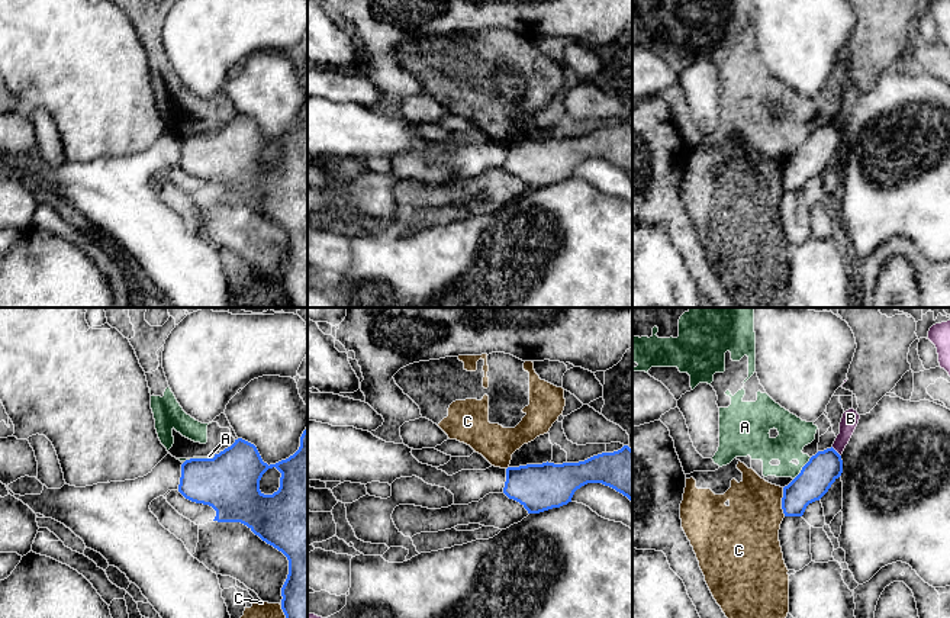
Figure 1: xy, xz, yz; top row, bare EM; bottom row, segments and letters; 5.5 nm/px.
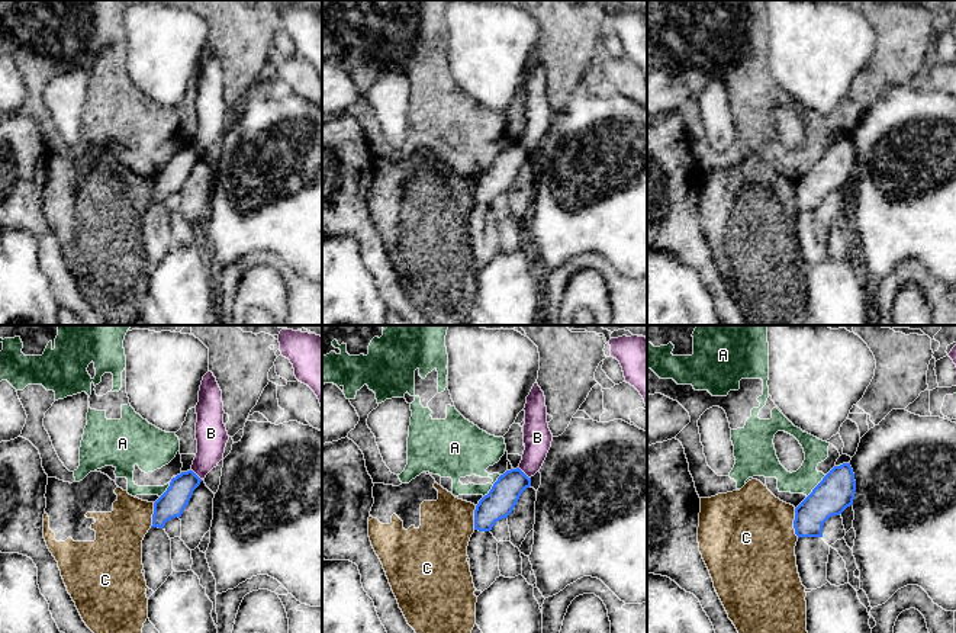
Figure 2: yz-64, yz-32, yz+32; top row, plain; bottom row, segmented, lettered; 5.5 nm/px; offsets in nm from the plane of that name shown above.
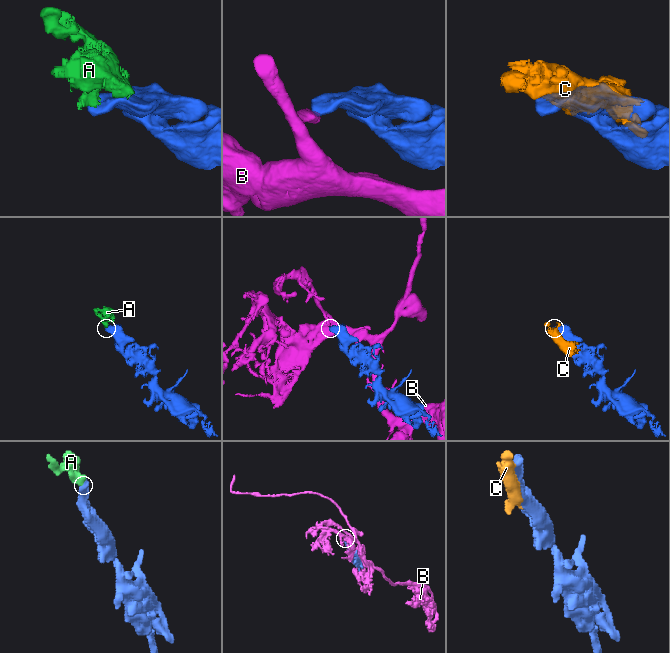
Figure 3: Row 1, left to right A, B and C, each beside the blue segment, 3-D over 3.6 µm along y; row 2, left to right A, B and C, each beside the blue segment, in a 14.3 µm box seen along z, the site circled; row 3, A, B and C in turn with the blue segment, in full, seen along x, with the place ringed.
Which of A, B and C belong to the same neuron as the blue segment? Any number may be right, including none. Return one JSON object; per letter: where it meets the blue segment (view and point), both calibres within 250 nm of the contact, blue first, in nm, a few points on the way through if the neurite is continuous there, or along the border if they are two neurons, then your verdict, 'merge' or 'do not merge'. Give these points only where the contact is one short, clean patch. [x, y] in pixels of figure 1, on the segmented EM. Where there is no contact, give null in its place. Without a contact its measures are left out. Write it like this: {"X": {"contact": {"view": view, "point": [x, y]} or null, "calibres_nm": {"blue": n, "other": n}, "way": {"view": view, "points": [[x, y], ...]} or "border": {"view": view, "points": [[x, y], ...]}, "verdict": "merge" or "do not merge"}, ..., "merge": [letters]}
{"A": {"contact": {"view": "yz", "point": [802, 469]}, "calibres_nm": {"blue": 190, "other": 180}, "border": {"view": "yz", "points": [[811, 457], [794, 479]]}, "verdict": "do not merge"}, "B": {"contact": {"view": "yz", "point": [836, 451]}, "calibres_nm": {"blue": 190, "other": 100}, "border": {"view": "yz", "points": [[831, 447], [840, 456]]}, "verdict": "do not merge"}, "C": {"contact": {"view": "yz", "point": [782, 502]}, "calibres_nm": {"blue": 190, "other": 360}, "verdict": "do not merge"}, "merge": []}

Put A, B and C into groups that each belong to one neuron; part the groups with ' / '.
A / B / C

